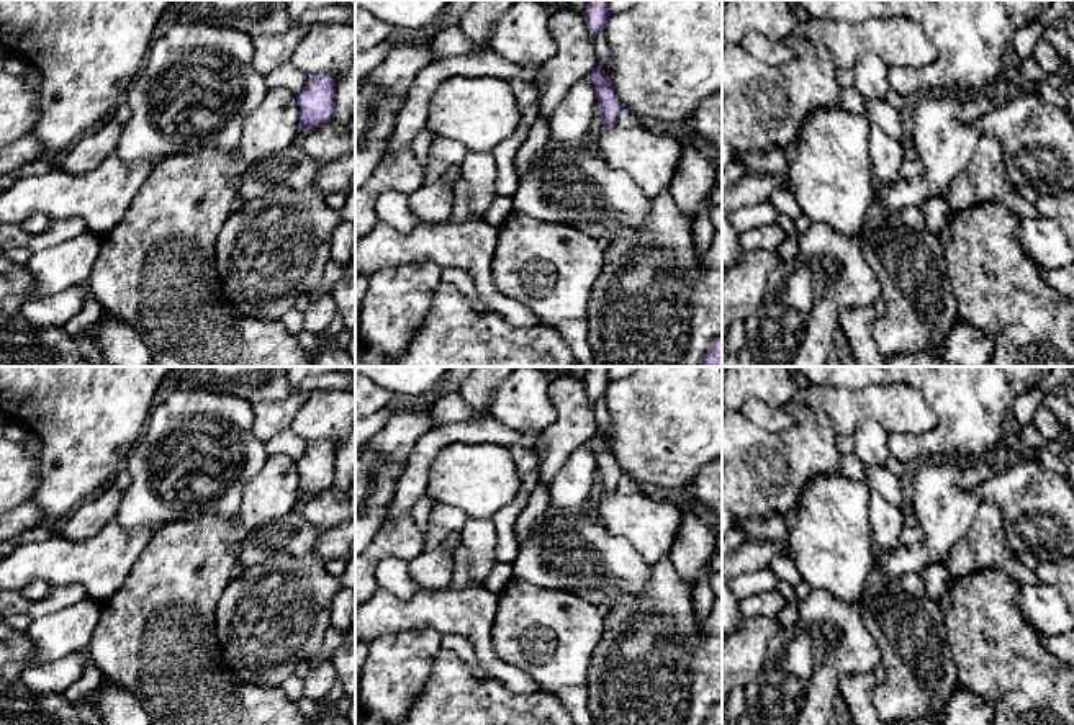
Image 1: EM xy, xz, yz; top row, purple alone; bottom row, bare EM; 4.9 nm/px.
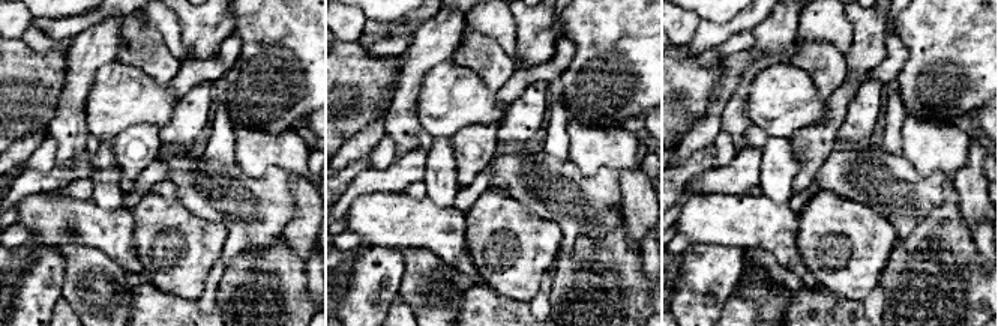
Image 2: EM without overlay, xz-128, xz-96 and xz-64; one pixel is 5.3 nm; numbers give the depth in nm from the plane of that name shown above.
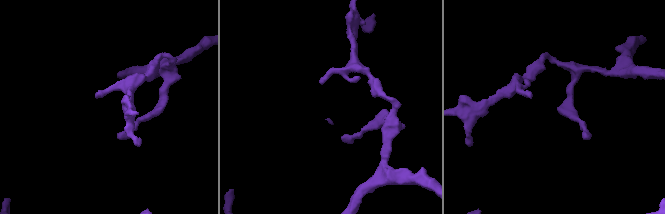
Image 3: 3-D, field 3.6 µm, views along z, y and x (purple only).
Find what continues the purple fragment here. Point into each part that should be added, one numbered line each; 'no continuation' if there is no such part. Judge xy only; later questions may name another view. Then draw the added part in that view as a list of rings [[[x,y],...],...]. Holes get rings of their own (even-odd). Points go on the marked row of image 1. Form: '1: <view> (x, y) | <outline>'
no continuation

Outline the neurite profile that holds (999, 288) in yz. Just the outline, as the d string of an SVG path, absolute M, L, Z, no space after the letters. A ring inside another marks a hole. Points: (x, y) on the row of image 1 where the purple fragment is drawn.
M999 203L950 214L940 241L959 319L992 339L991 367L1074 367L1074 299L1048 286L1045 270L1018 242L1018 221Z

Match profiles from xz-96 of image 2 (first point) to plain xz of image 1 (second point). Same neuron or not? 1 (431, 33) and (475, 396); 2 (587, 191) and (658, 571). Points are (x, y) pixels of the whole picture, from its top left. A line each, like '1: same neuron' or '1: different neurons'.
1: same neuron
2: different neurons

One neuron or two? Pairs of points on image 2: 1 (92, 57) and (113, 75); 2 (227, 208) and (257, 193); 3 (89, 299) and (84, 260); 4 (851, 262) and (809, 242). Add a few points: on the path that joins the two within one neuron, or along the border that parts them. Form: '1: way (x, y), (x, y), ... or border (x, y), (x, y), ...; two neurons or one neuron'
1: border (114, 59), (98, 69), (86, 98); two neurons
2: way (234, 200), (249, 194); one neuron
3: way (89, 290), (87, 269); one neuron
4: way (841, 251), (832, 242), (820, 242); one neuron

